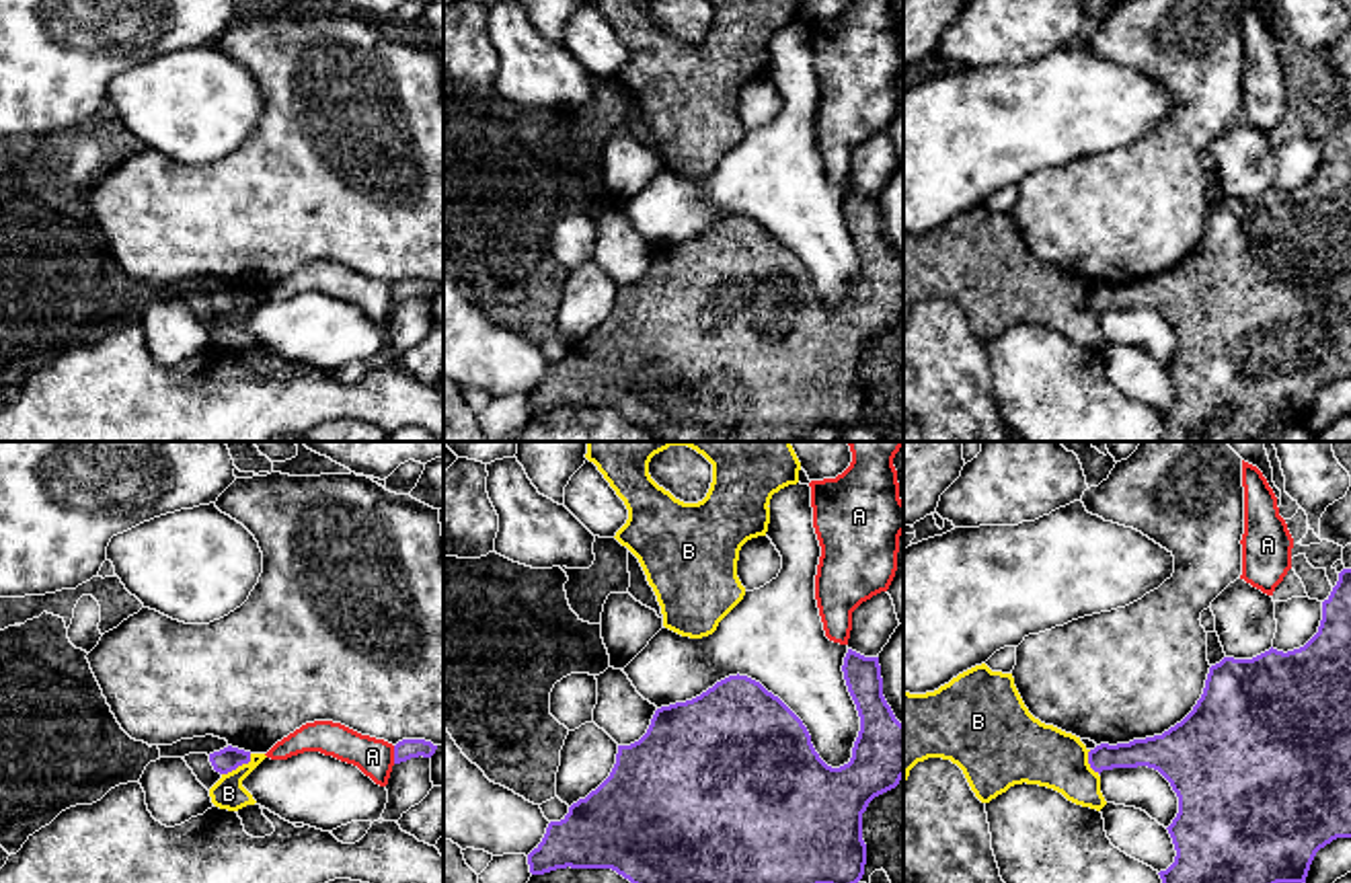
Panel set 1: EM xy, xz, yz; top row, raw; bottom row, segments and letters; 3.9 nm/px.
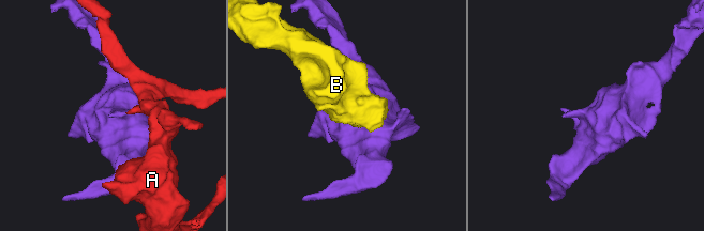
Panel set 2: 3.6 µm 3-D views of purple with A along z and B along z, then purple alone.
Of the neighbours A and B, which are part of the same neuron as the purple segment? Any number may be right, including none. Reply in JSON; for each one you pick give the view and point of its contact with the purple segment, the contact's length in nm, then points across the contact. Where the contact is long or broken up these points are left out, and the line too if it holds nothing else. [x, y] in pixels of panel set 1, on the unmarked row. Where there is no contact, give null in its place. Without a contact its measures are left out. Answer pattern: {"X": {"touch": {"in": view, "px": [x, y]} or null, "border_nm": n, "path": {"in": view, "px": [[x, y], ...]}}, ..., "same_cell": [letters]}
{"same_cell": []}

